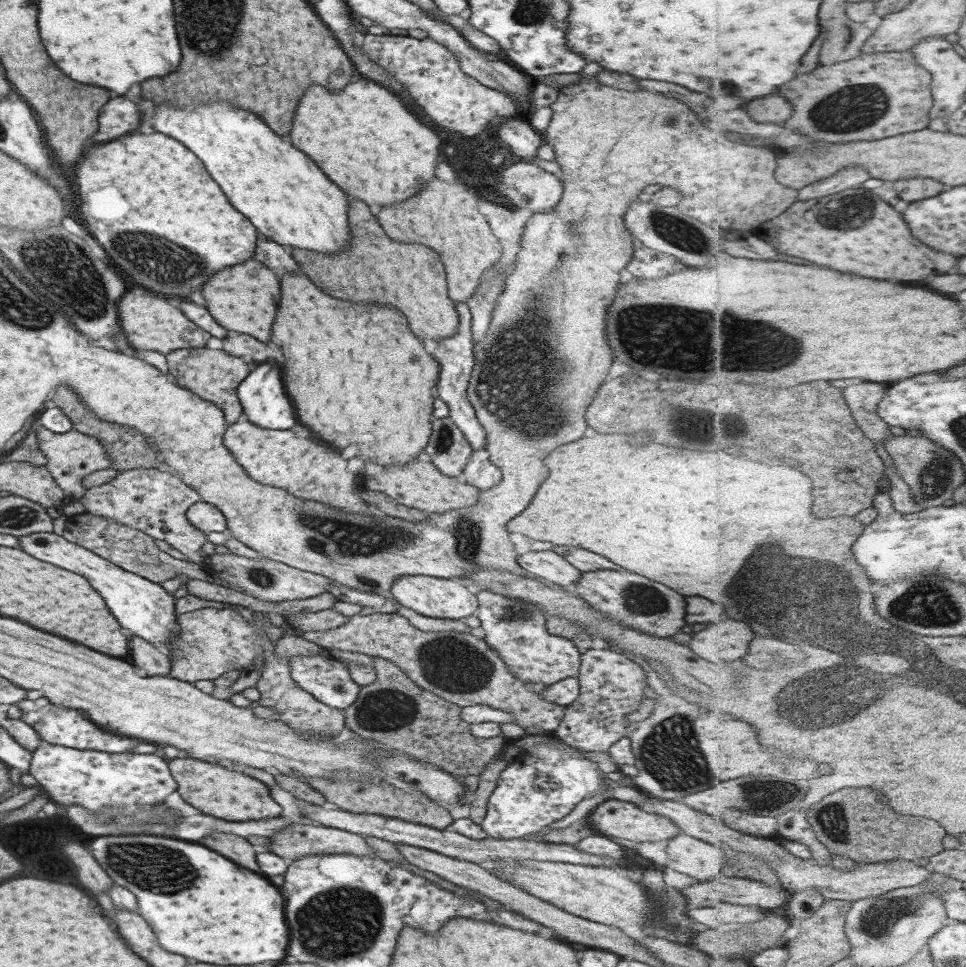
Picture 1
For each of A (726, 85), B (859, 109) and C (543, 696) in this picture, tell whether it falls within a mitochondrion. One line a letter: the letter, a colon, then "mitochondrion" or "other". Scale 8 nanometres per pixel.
A: mitochondrion
B: mitochondrion
C: other

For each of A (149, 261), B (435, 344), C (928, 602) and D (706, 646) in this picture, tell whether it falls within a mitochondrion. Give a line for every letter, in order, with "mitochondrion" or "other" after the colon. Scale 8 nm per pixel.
A: mitochondrion
B: other
C: mitochondrion
D: other

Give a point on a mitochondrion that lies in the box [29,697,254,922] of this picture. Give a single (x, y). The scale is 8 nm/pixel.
(135, 862)

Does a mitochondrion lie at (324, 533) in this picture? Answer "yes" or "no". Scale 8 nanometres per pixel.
yes

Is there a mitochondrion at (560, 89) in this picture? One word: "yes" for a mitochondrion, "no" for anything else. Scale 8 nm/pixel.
no

